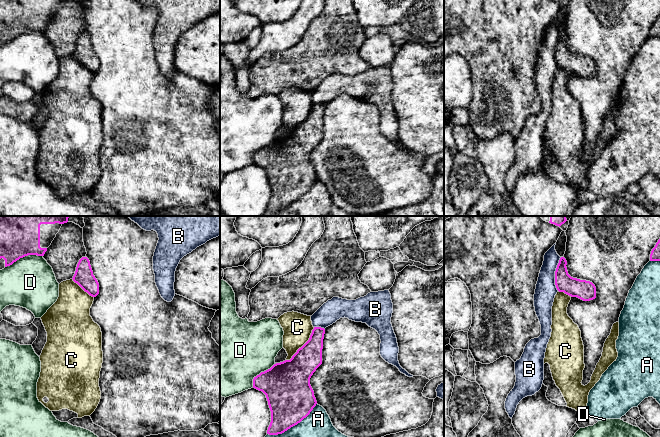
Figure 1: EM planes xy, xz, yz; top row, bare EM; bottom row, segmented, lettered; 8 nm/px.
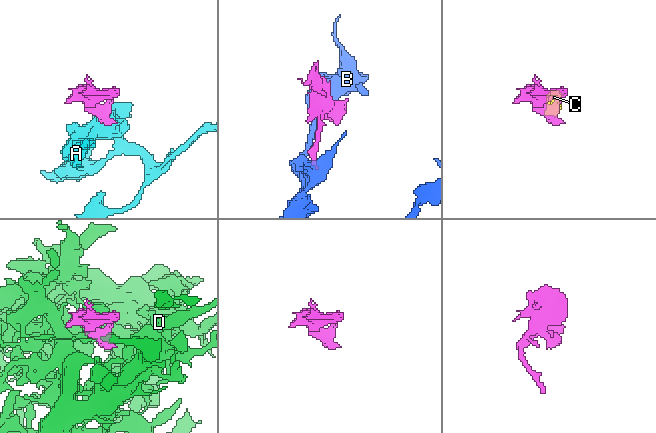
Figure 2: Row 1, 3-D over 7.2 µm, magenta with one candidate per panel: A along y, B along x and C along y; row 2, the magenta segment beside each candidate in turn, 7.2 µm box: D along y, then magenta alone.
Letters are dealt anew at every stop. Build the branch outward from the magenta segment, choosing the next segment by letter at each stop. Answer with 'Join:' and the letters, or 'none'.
Join: none

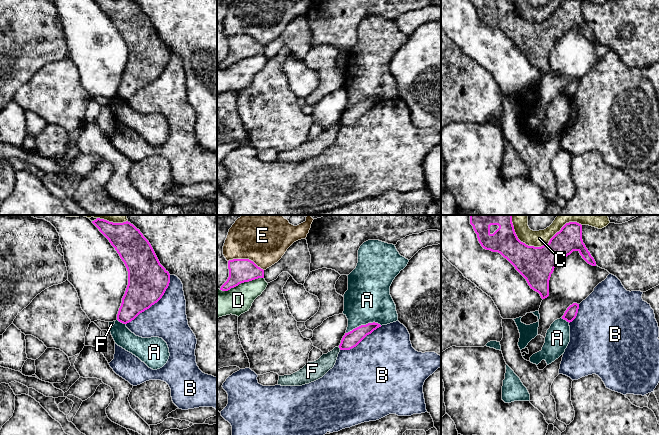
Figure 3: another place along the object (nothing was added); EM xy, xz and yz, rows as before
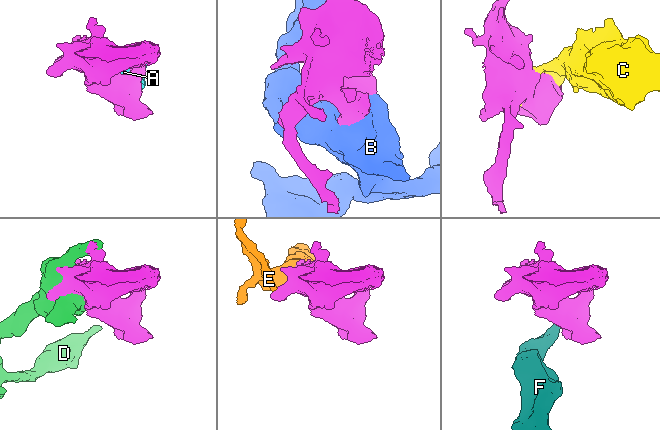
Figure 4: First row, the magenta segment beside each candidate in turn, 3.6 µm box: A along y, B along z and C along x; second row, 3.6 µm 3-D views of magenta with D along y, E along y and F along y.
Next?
Join: none

